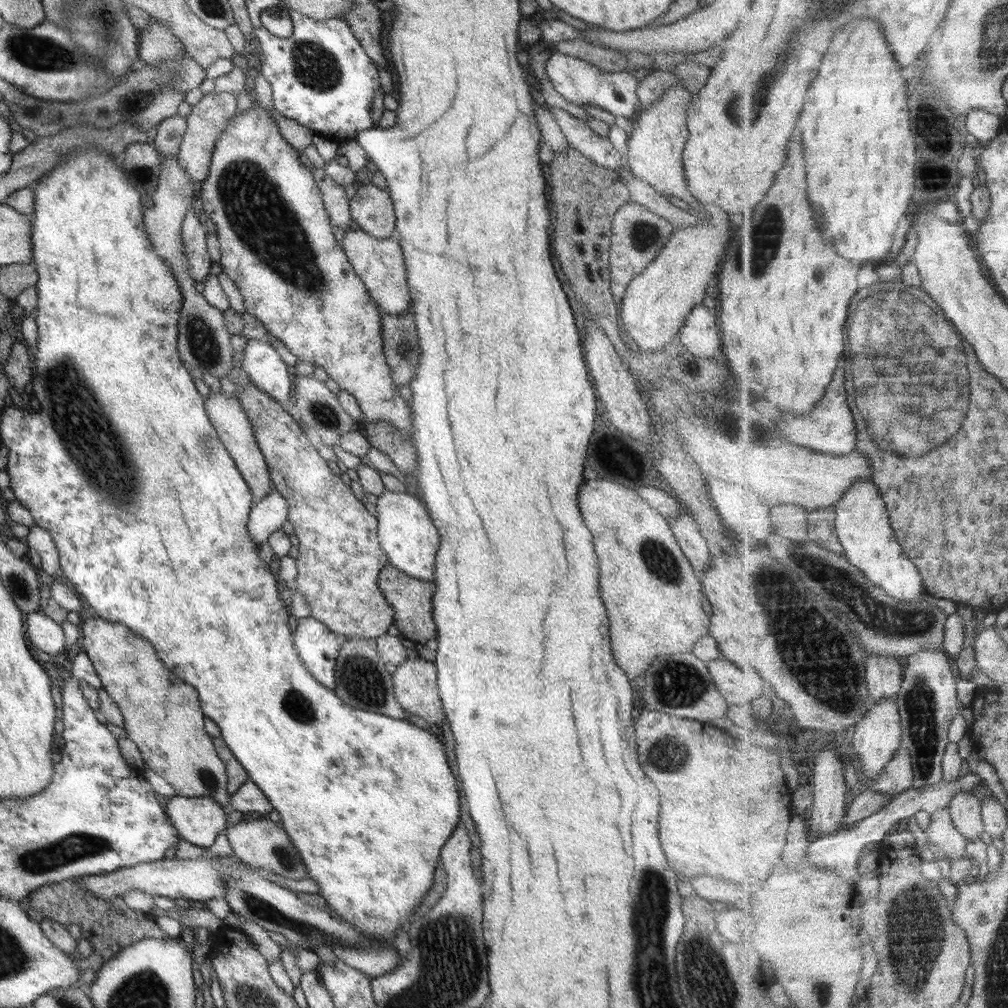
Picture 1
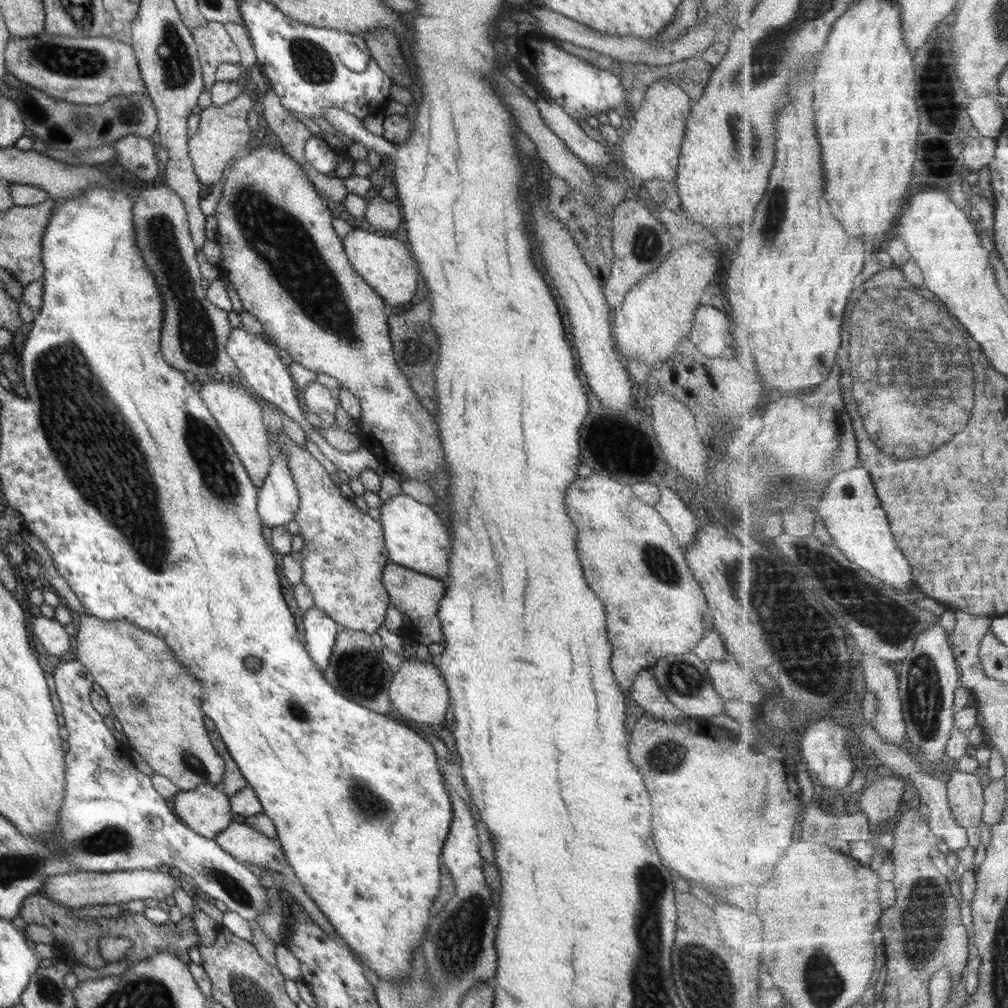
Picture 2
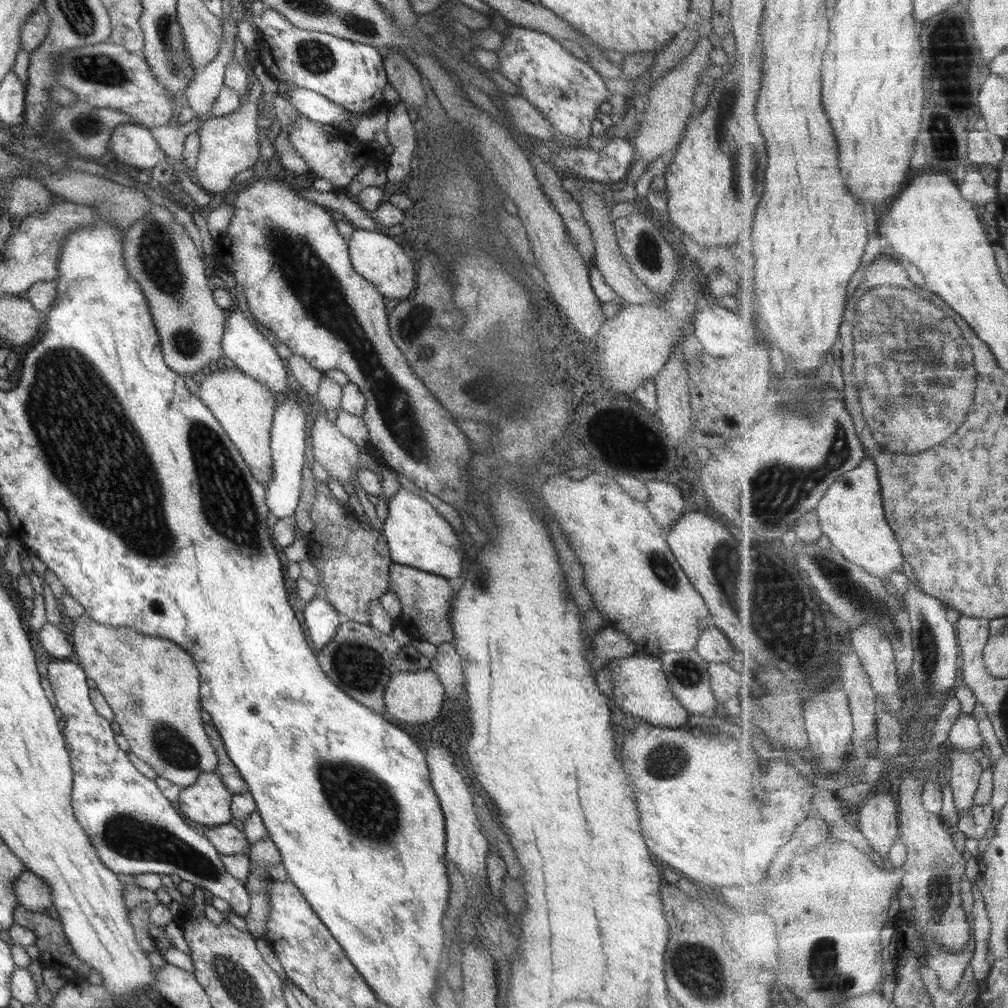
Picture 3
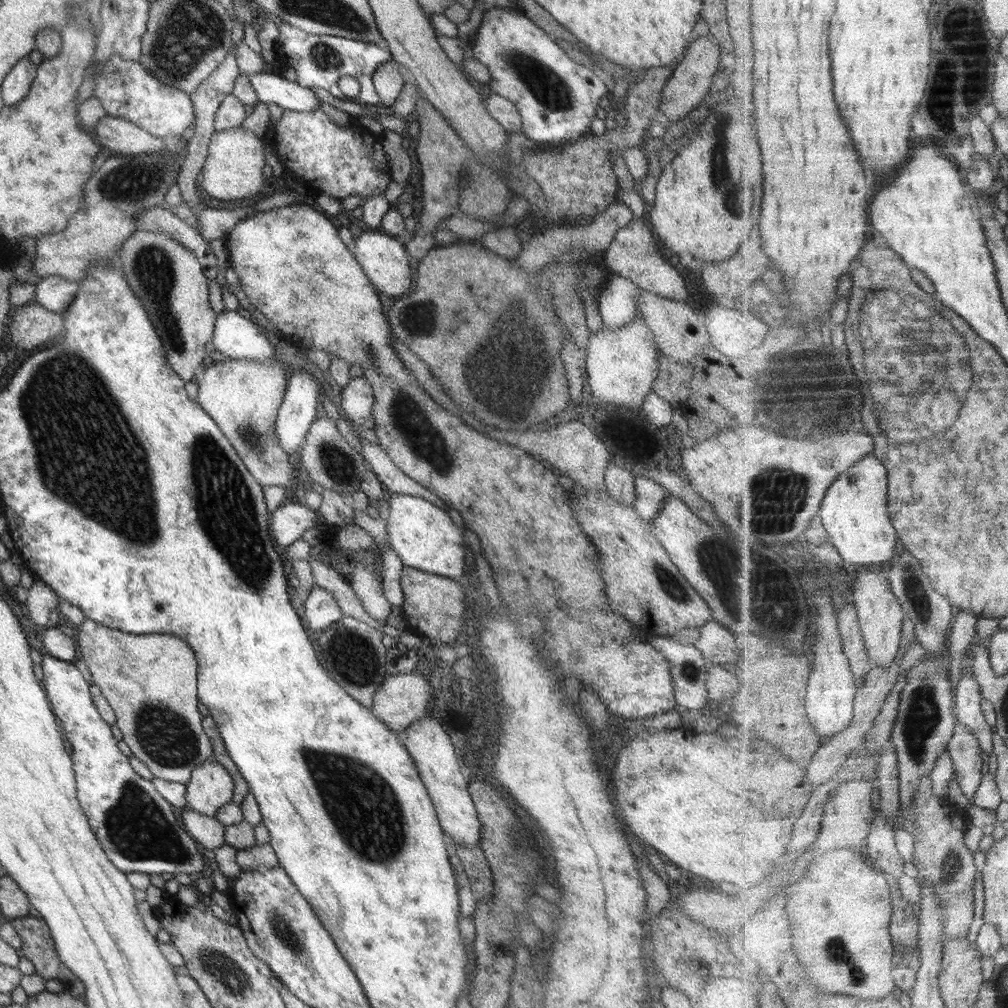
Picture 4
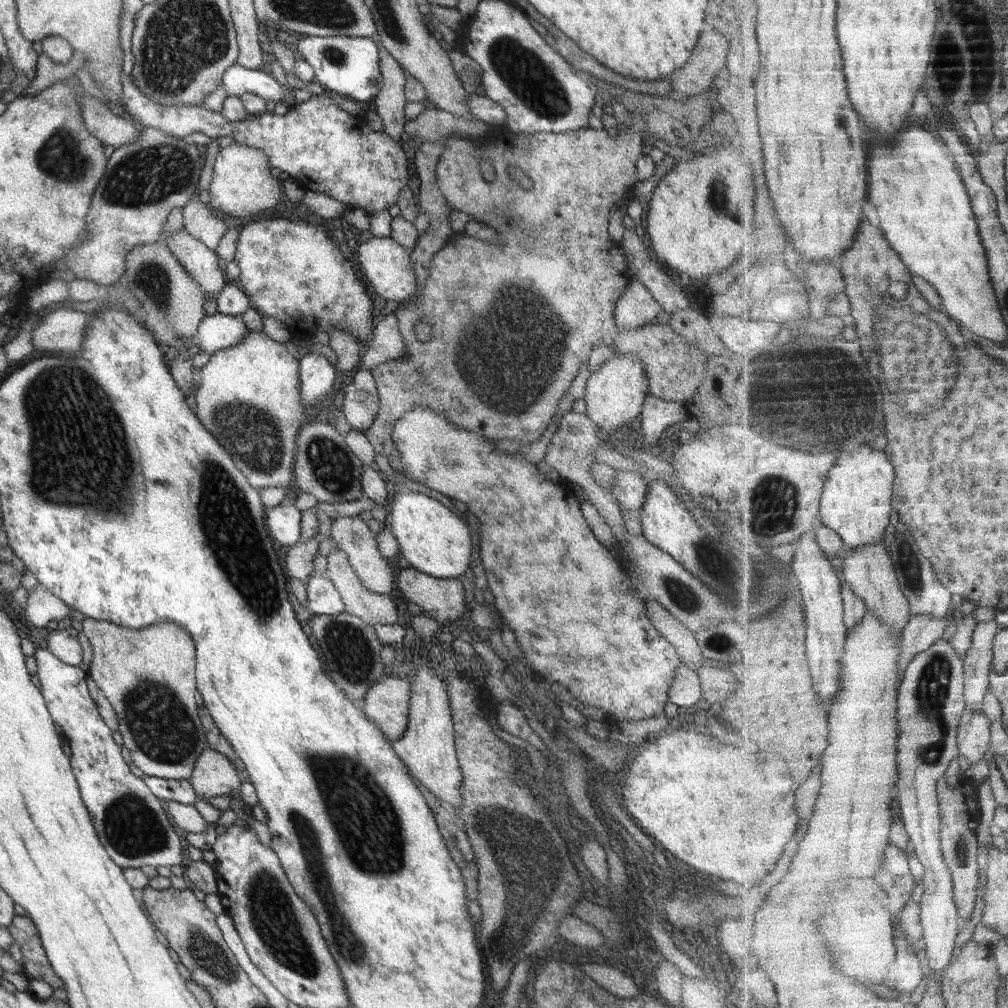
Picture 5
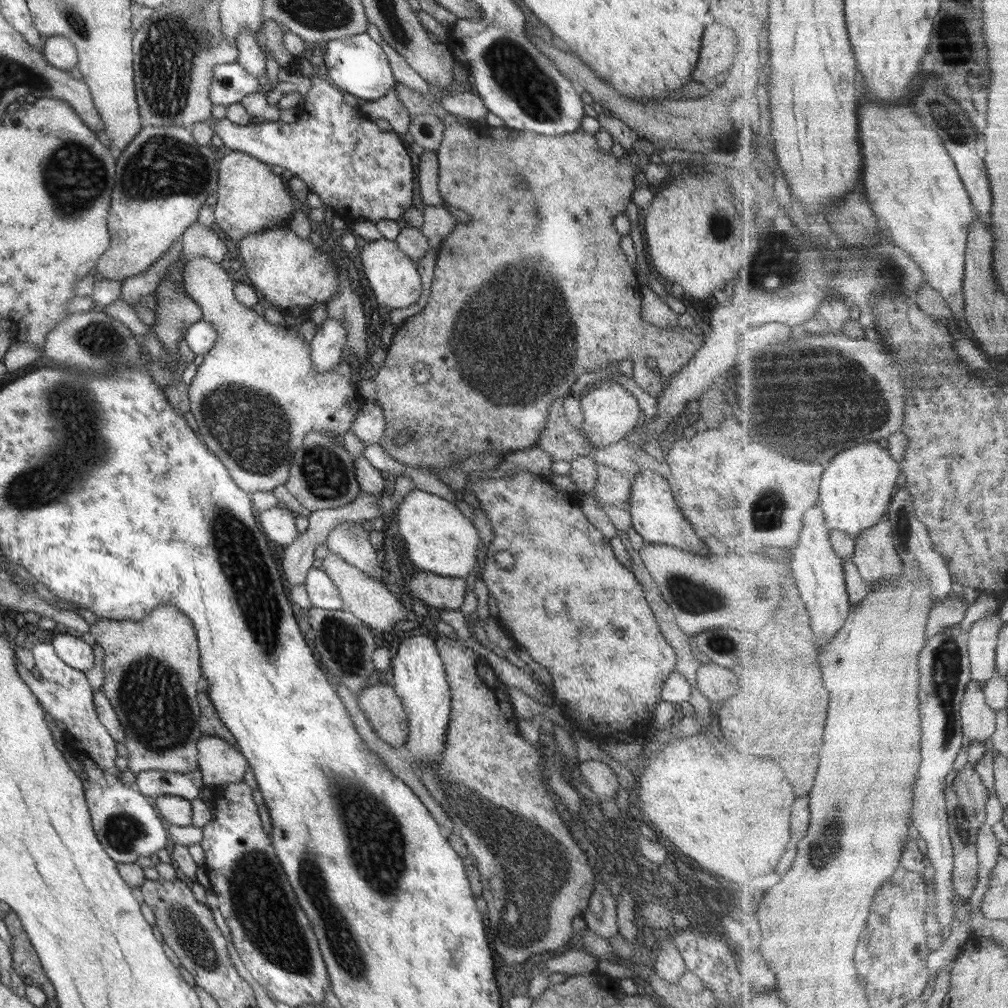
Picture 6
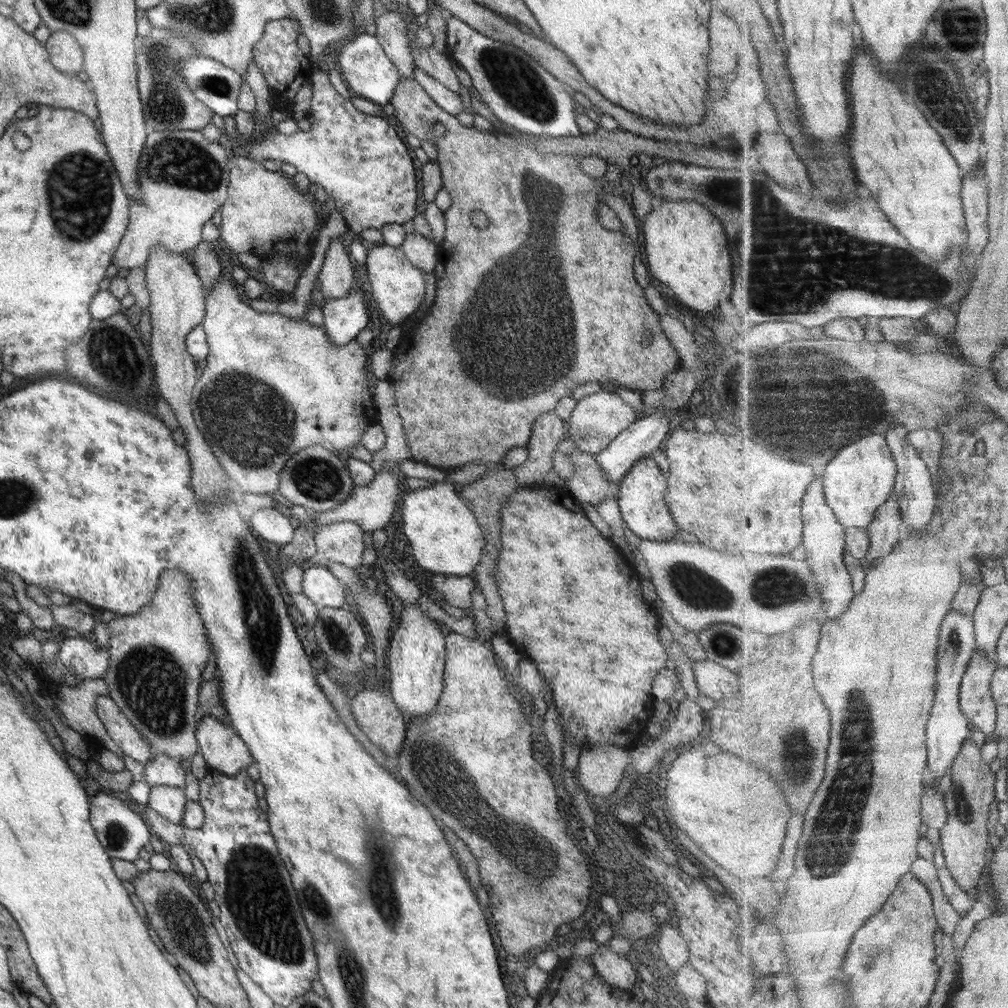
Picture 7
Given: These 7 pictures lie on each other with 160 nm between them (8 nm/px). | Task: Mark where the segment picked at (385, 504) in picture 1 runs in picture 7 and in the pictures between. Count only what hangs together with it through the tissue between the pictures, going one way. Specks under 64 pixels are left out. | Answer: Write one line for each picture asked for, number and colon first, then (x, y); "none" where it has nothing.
2: (414, 537)
3: (416, 535)
4: (423, 537)
5: (430, 539)
6: (440, 540)
7: (445, 539)

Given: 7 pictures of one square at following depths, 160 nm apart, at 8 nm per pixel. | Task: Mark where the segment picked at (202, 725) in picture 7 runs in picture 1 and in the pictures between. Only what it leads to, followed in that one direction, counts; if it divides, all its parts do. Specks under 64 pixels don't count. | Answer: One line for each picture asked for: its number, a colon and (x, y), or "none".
1: (197, 820)
2: (205, 810)
3: (207, 802)
4: (209, 787)
5: (213, 775)
6: (219, 763)

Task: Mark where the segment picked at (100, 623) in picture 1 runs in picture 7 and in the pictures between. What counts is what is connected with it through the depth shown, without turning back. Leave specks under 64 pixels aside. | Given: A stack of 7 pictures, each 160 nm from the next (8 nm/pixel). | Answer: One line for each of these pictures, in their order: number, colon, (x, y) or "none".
2: (157, 703)
3: (151, 685)
4: (149, 681)
5: (147, 675)
6: (151, 667)
7: (156, 656)

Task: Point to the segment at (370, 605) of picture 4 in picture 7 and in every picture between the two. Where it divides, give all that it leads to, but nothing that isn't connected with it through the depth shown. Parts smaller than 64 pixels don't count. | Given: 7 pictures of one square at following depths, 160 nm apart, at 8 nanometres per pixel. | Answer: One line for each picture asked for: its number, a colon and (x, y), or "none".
5: (350, 535)
6: (348, 540)
7: (341, 542)

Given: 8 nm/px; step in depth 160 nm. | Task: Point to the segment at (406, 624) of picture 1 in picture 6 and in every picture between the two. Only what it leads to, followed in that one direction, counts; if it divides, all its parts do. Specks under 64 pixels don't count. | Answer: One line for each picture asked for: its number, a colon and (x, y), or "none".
2: (416, 596)
3: (425, 599)
4: (433, 605)
5: (441, 599)
6: (438, 593)

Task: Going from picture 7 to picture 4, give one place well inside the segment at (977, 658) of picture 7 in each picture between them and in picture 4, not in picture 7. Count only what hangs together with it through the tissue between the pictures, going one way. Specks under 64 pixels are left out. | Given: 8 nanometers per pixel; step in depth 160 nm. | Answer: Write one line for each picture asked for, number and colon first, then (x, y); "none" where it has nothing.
4: (967, 754)
5: (974, 734)
6: (979, 722)

